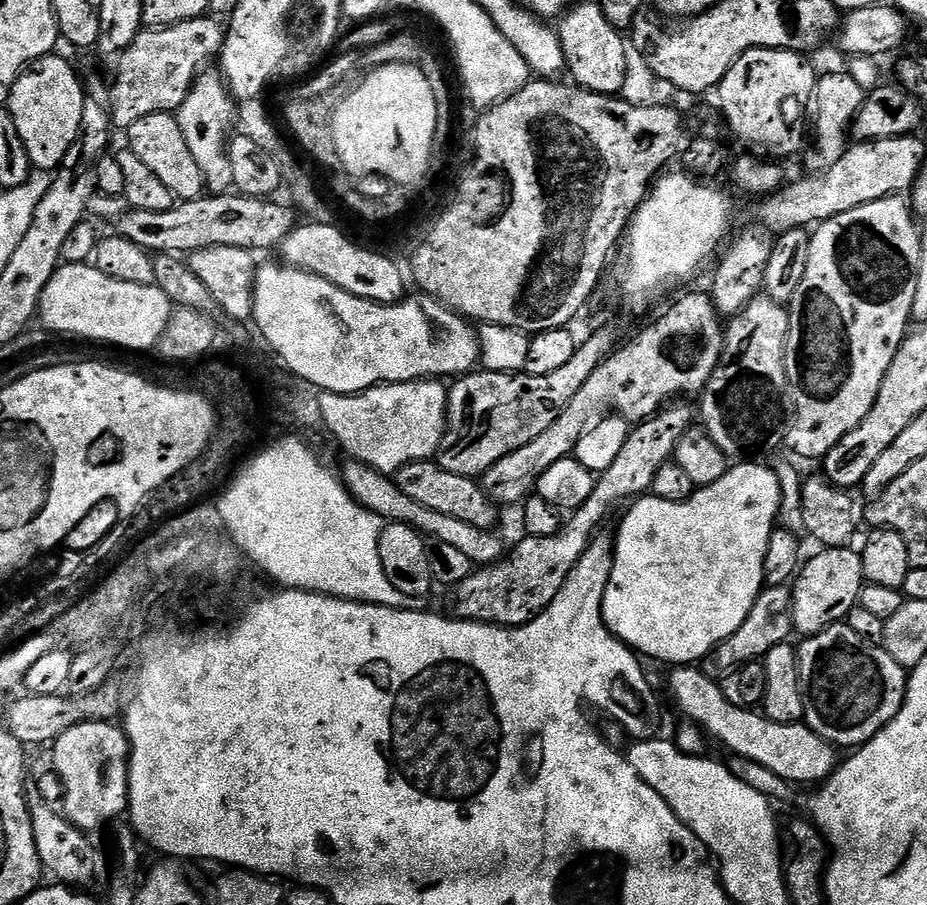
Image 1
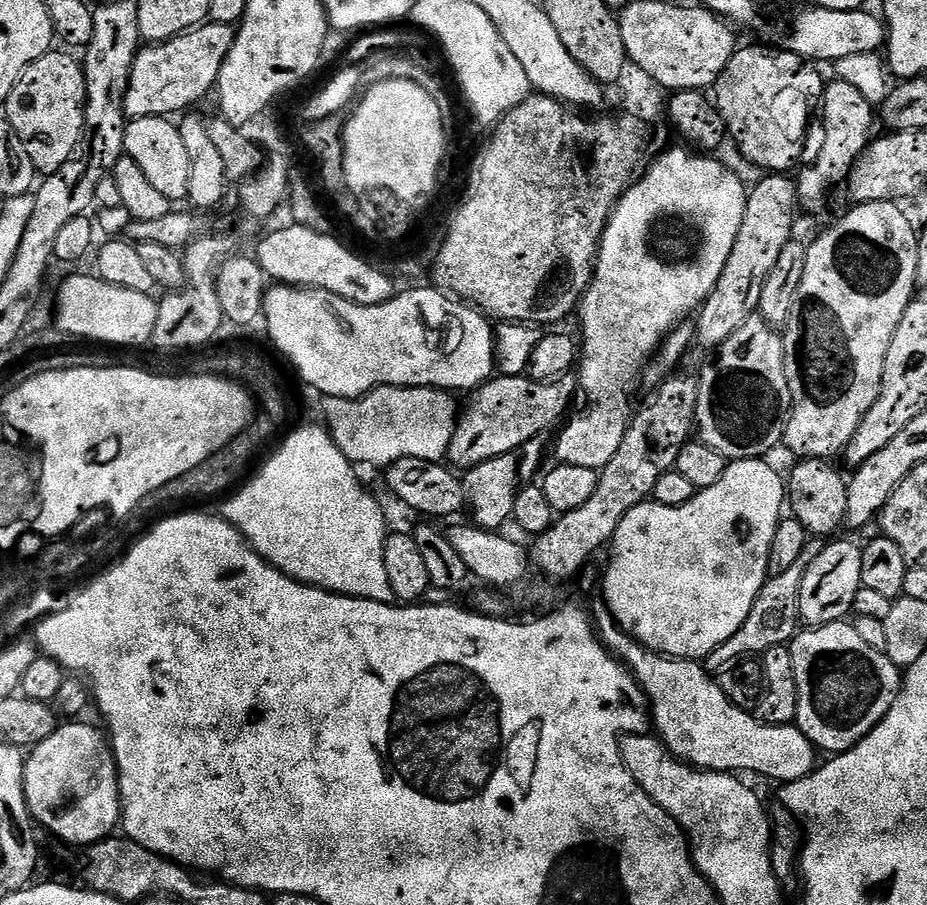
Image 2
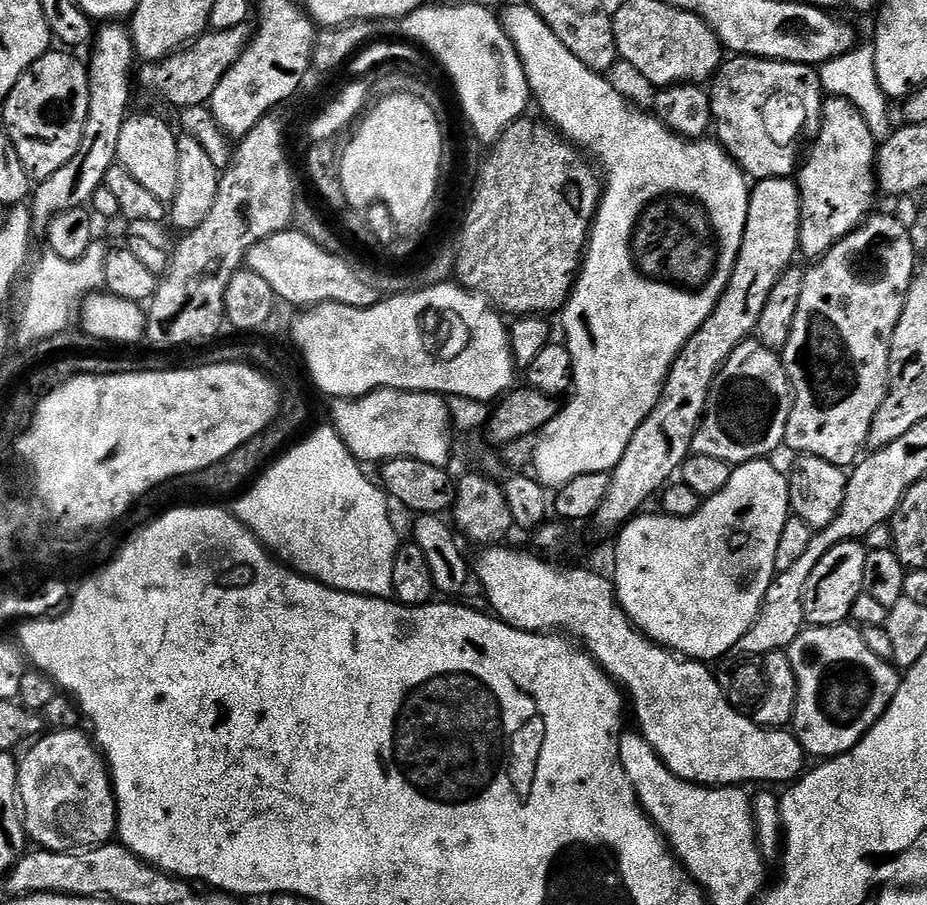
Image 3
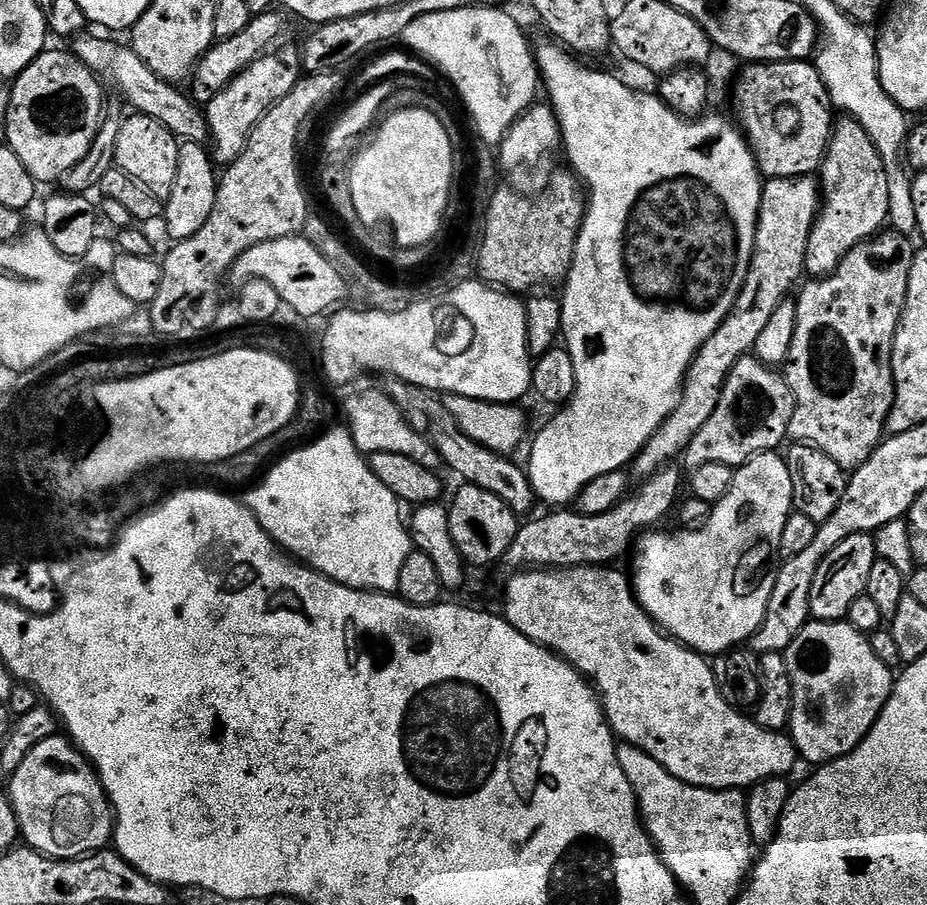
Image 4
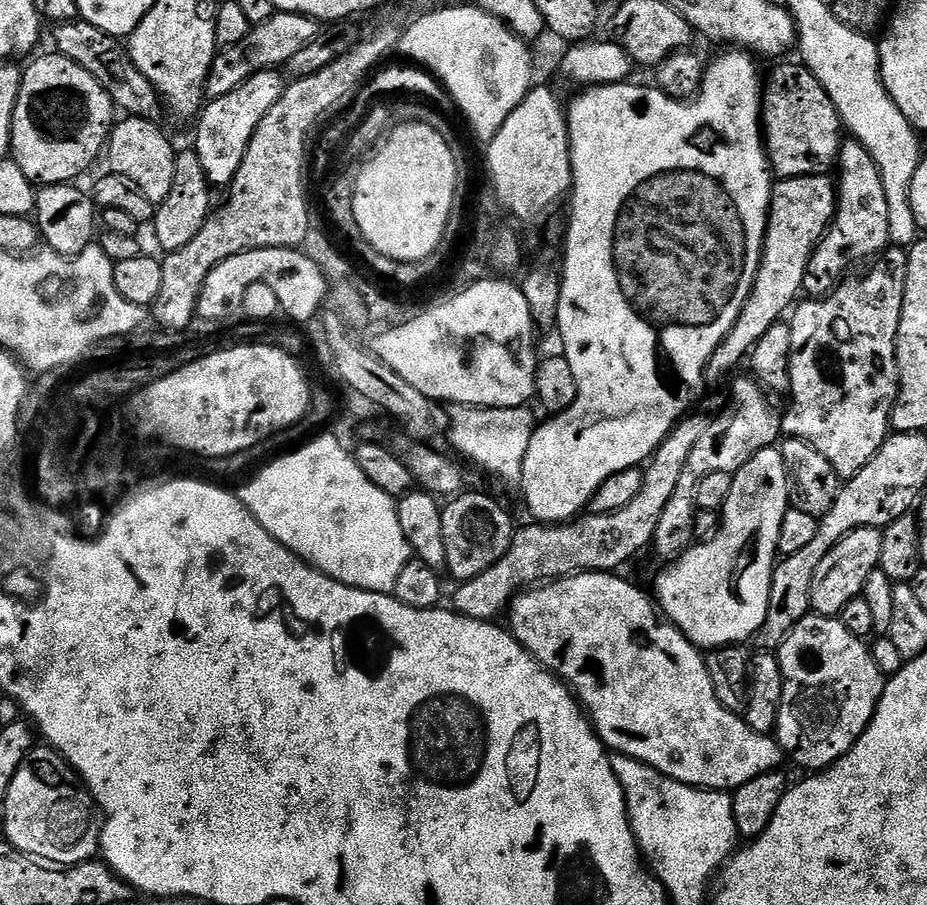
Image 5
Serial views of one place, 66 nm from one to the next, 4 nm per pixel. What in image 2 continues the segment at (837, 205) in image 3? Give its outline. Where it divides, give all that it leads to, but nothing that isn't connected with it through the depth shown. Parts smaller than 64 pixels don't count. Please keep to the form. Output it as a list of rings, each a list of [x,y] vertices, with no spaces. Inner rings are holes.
[[[829,79],[824,86],[824,94],[818,105],[818,112],[824,115],[824,141],[820,144],[820,153],[812,160],[809,168],[801,167],[798,175],[798,200],[801,205],[804,204],[812,212],[820,212],[824,208],[824,199],[828,196],[828,191],[835,184],[843,185],[849,174],[852,172],[853,166],[856,165],[856,159],[859,158],[864,149],[868,147],[873,139],[872,132],[872,116],[874,120],[874,105],[868,101],[854,86],[850,86],[845,80]]]

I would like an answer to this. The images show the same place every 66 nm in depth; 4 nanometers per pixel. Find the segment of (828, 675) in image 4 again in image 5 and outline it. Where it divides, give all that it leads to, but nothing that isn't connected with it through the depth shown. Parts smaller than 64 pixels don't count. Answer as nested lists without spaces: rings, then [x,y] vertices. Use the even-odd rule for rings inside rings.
[[[809,614],[806,618],[802,618],[802,622],[798,622],[798,626],[794,626],[792,633],[787,636],[784,643],[778,649],[778,659],[780,669],[782,670],[782,678],[784,679],[784,689],[782,690],[782,698],[780,699],[780,709],[778,710],[778,718],[776,719],[776,731],[774,739],[780,746],[780,751],[785,757],[788,756],[800,768],[808,768],[804,770],[823,770],[835,760],[841,760],[849,750],[858,742],[858,738],[866,730],[866,726],[874,718],[878,702],[884,693],[886,677],[878,670],[878,666],[874,666],[874,658],[872,657],[871,647],[861,637],[850,634],[850,630],[846,630],[846,626],[839,618],[831,616],[818,616]]]

